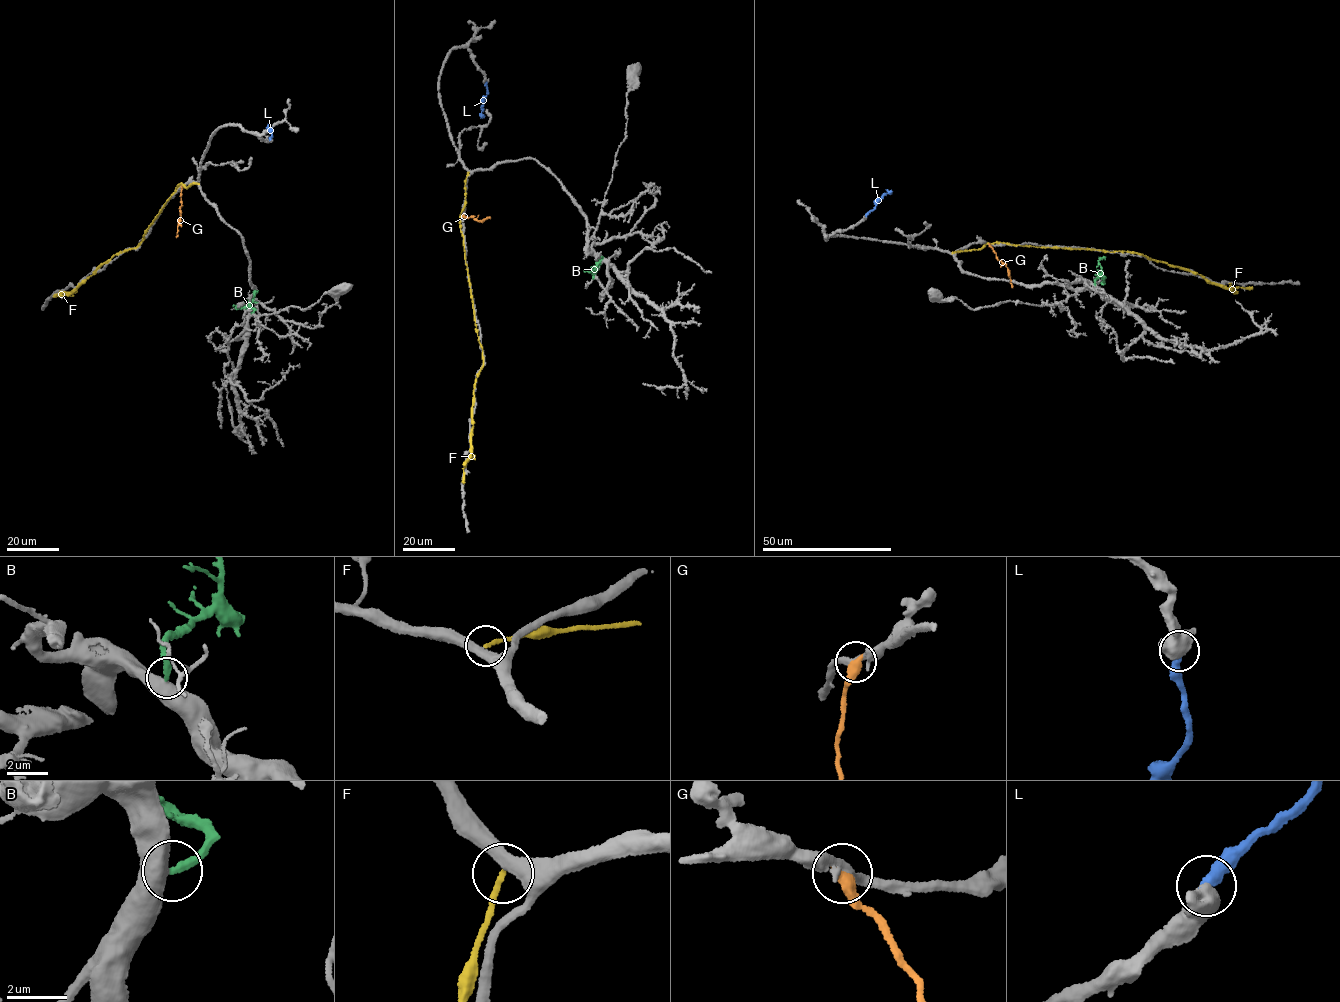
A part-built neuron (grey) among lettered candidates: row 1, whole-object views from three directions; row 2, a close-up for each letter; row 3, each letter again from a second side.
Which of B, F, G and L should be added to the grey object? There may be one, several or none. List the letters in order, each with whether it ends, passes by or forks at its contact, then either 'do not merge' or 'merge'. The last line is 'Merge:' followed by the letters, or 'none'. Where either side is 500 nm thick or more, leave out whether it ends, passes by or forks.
B: it ends there; merge
F: it ends there; do not merge
G: it ends there; do not merge
L: merge
Merge: B, L

